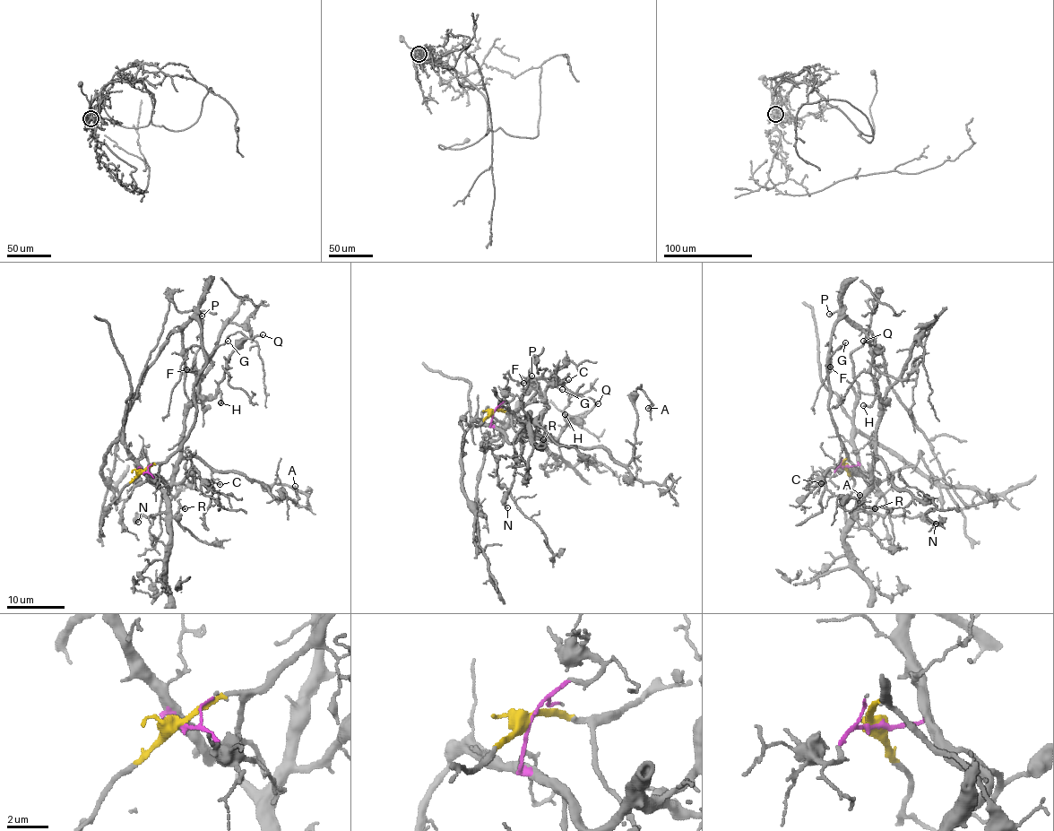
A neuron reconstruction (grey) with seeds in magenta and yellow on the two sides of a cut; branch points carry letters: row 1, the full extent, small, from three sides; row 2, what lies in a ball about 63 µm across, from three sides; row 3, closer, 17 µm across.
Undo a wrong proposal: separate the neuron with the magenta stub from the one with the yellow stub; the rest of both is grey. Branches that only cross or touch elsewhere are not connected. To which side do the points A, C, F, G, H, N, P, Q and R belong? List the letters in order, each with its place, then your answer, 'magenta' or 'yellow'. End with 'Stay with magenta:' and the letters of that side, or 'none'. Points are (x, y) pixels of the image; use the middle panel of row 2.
A: place (648, 408); magenta
C: place (568, 379); magenta
F: place (523, 383); yellow
G: place (562, 389); yellow
H: place (565, 414); magenta
N: place (507, 507); magenta
P: place (531, 376); yellow
Q: place (598, 403); magenta
R: place (543, 439); magenta
Stay with magenta: A, C, H, N, Q, R

